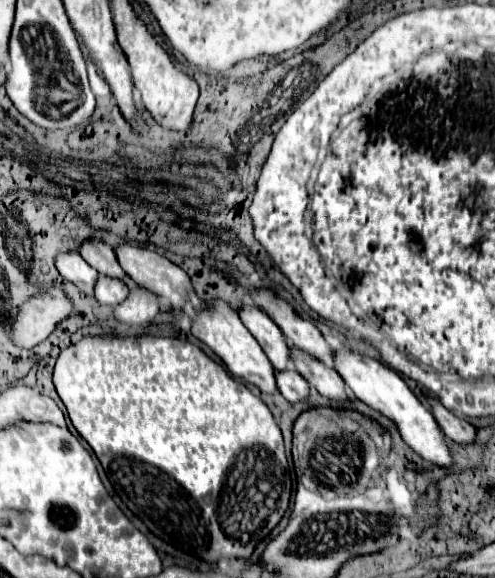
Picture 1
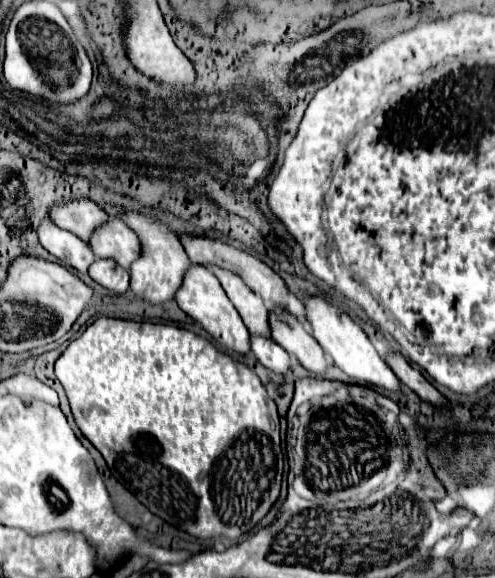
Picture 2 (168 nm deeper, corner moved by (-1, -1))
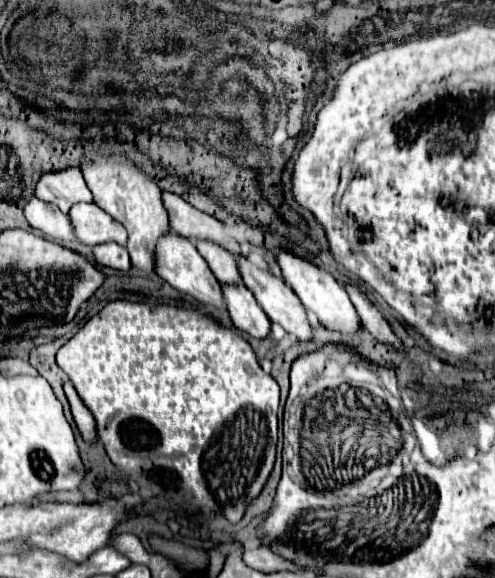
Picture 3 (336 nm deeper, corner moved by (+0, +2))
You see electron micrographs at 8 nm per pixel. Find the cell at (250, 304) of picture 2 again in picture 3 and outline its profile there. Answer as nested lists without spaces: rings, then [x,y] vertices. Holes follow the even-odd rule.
[[[196,241],[196,247],[198,247],[200,255],[206,259],[206,263],[210,265],[218,283],[222,283],[222,285],[240,285],[242,283],[240,267],[228,251],[224,251],[218,245],[210,245],[210,241]]]

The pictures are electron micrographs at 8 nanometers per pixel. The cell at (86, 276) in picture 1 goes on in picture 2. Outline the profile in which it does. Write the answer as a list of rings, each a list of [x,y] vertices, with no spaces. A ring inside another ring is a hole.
[[[49,218],[43,220],[37,228],[37,238],[43,244],[45,250],[49,250],[57,260],[65,266],[75,268],[77,272],[87,272],[91,262],[95,262],[95,254],[91,252],[91,246],[73,232],[57,228]]]

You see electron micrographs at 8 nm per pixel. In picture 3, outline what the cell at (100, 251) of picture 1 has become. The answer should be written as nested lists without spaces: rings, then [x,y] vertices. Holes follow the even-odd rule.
[[[76,167],[42,175],[42,181],[38,181],[36,197],[46,203],[54,203],[62,213],[68,213],[72,205],[80,201],[94,201],[90,189],[84,183],[82,171]]]

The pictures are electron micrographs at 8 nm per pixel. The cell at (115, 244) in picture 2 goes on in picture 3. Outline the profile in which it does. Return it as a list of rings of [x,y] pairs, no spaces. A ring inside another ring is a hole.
[[[94,203],[74,205],[74,209],[70,209],[70,219],[72,219],[74,231],[78,233],[78,239],[84,245],[96,247],[96,245],[114,241],[124,247],[128,241],[126,229]]]

